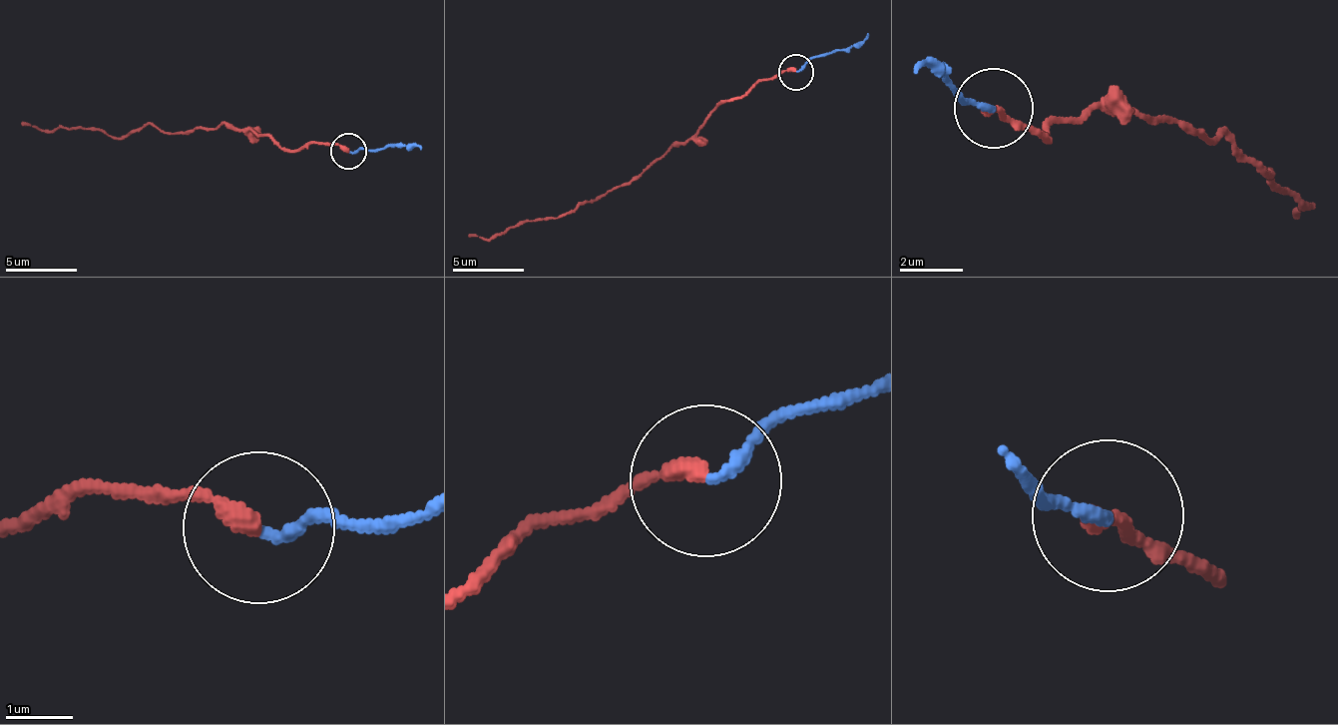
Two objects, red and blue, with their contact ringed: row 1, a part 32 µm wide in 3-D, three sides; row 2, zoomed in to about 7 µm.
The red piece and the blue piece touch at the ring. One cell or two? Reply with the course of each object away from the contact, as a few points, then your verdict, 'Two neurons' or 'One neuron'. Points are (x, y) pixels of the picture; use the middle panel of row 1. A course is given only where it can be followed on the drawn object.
Course of red: (795, 73), (759, 80), (741, 97), (719, 101), (686, 141), (565, 215), (518, 222), (493, 237), (468, 236). Course of blue: (795, 73), (813, 57), (856, 47), (867, 34). One neuron

